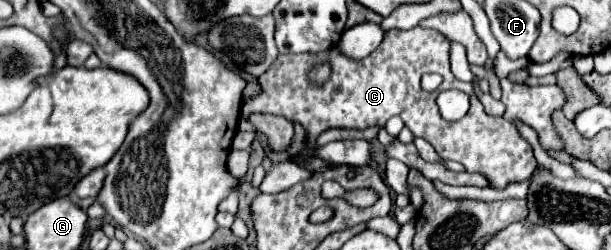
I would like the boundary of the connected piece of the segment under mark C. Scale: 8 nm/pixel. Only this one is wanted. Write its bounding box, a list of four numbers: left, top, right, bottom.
[242,27,536,187]

